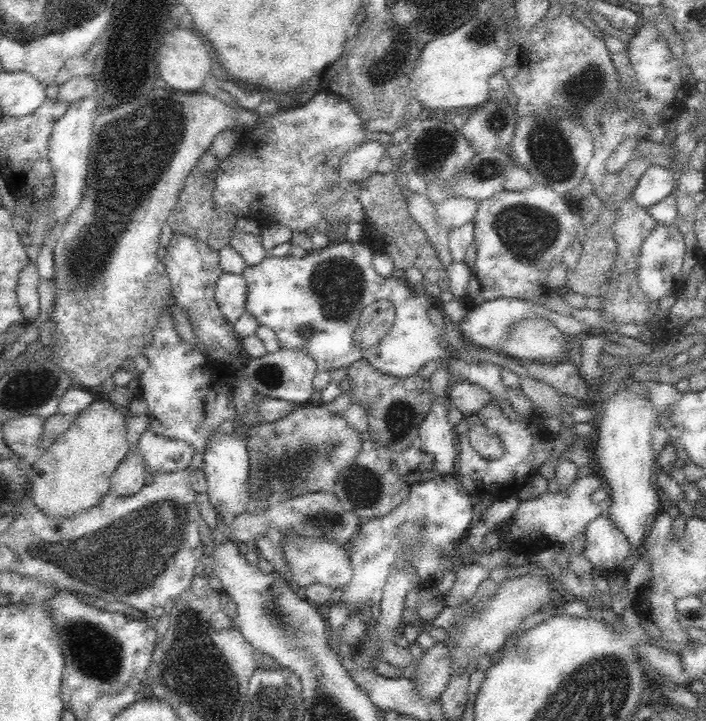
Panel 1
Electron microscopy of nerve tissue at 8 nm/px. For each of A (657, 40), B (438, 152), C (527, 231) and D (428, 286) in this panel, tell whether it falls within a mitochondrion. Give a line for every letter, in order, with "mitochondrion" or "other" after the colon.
A: other
B: mitochondrion
C: mitochondrion
D: other

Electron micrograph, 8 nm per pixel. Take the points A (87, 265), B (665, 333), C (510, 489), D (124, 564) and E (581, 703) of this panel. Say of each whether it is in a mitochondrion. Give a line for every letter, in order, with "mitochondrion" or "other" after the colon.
A: mitochondrion
B: other
C: other
D: mitochondrion
E: mitochondrion

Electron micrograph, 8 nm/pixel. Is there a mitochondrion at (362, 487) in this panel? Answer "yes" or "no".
yes

